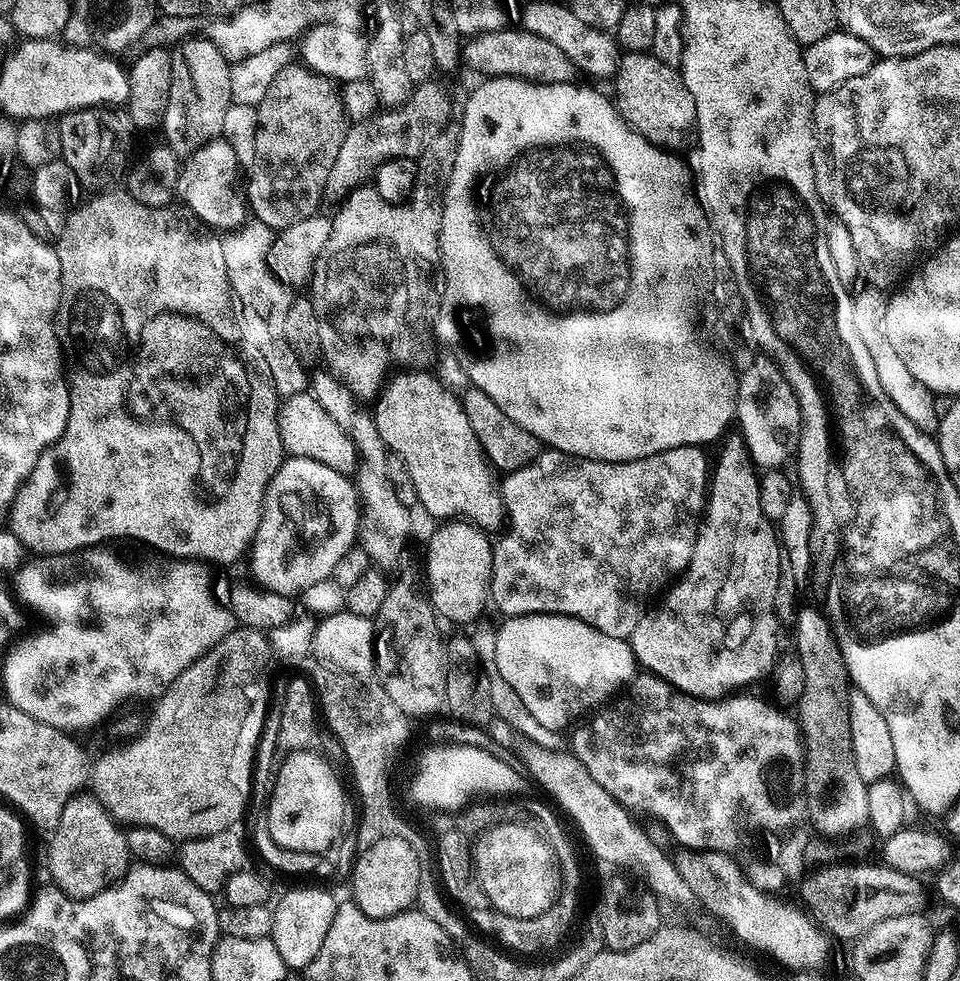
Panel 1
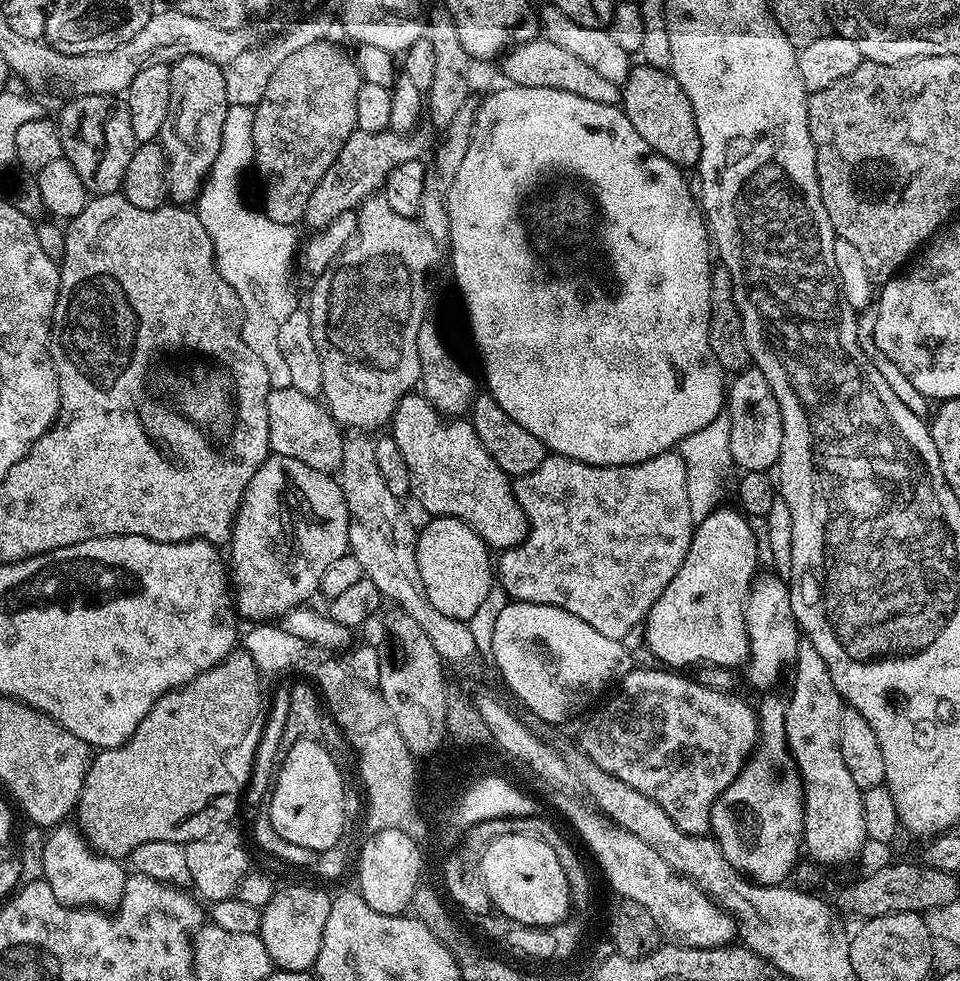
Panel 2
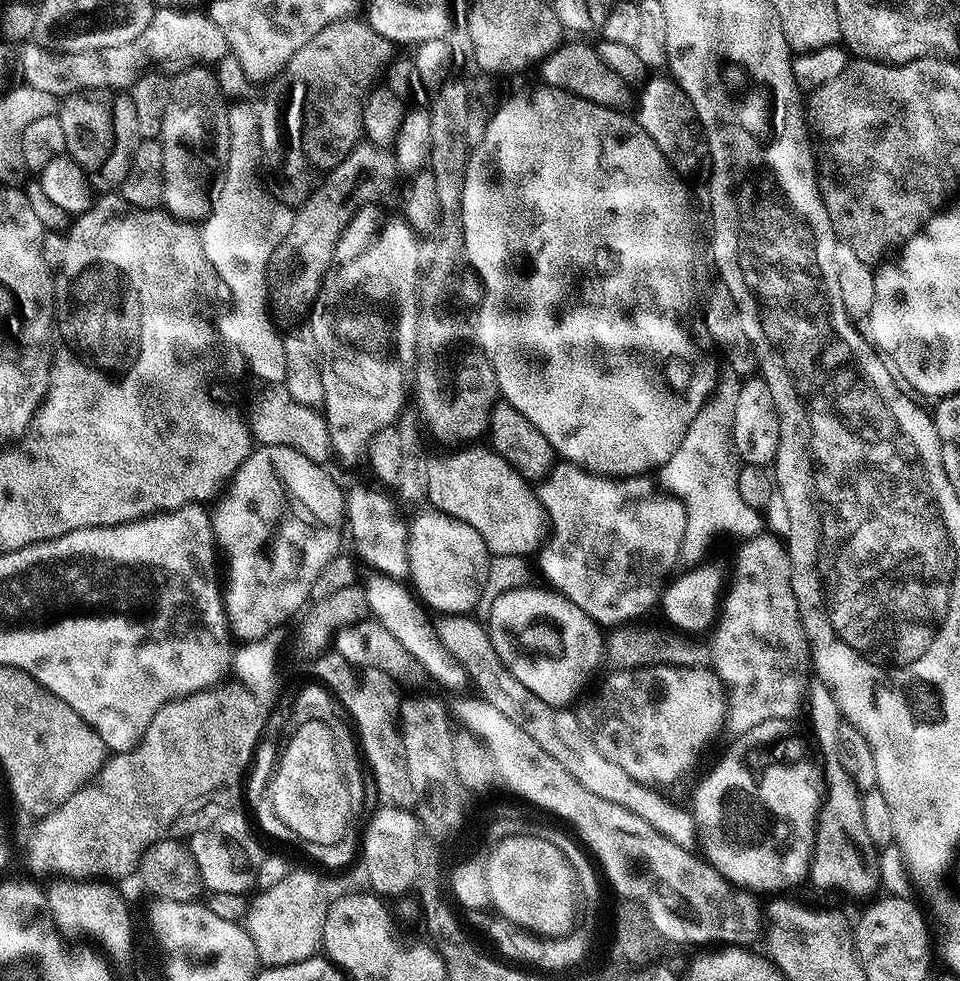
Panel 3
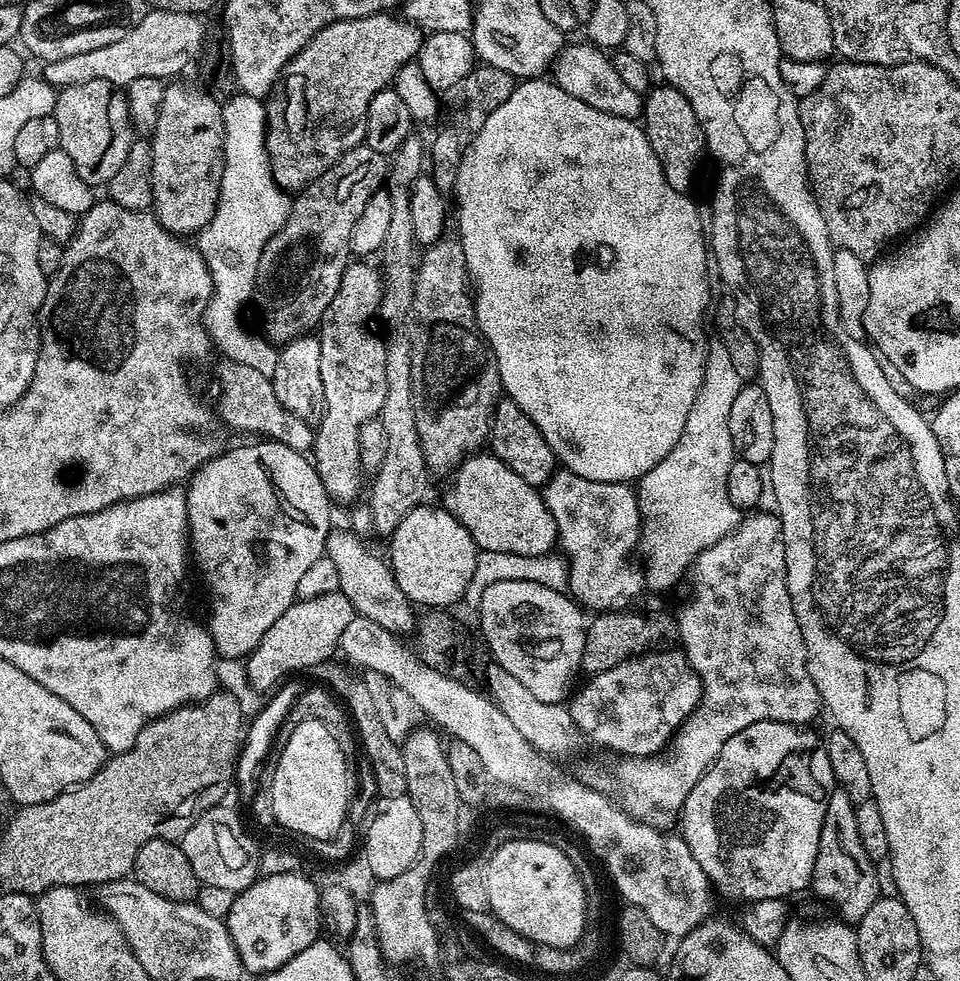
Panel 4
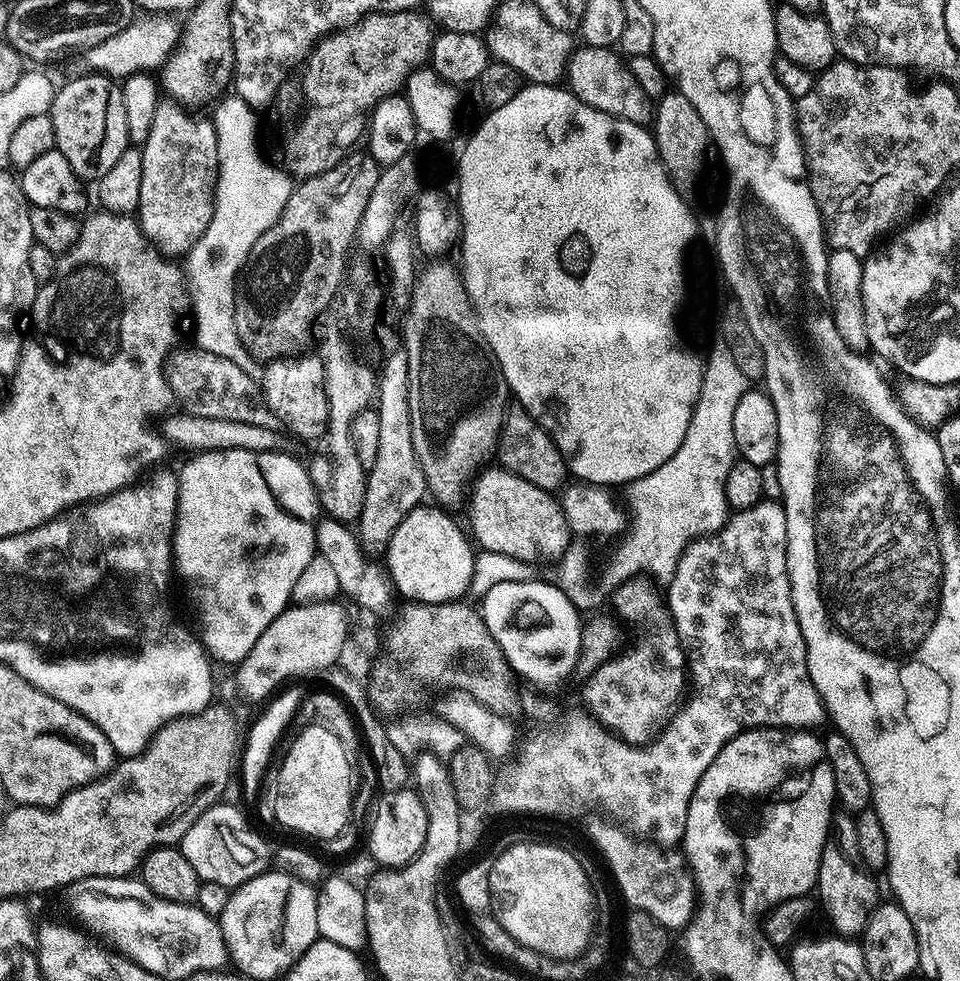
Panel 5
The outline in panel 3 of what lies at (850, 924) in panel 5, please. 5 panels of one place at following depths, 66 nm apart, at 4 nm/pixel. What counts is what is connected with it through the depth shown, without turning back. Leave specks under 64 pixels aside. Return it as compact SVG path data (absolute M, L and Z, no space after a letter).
M818 678L813 679L808 686L807 716L808 724L812 727L812 736L825 760L825 764L822 764L824 800L820 803L820 813L816 818L812 865L808 867L810 884L824 892L841 892L844 896L867 901L877 895L876 887L880 884L880 864L876 861L878 852L866 835L860 801L862 793L854 786L850 774L846 774L846 770L842 770L838 763L838 726L842 723L838 704L834 702L830 690Z

